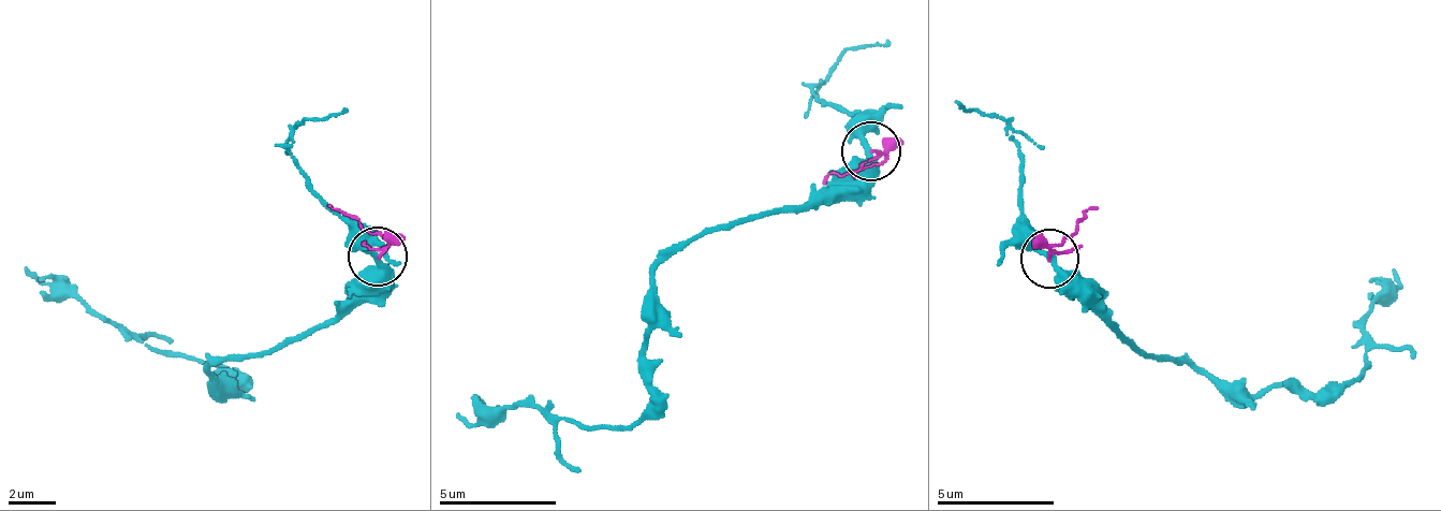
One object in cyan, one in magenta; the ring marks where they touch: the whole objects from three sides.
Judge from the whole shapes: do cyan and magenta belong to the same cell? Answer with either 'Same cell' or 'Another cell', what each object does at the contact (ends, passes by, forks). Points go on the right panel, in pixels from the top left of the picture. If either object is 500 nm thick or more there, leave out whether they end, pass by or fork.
Another cell. At the ring cyan passes by. At the ring magenta forks

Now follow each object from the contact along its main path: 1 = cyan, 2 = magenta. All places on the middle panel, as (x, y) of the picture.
1: (872, 152), (835, 190), (695, 234), (651, 276), (653, 394), (628, 428), (537, 406), (470, 425), (456, 411)
2: (872, 152), (880, 163), (824, 183)

